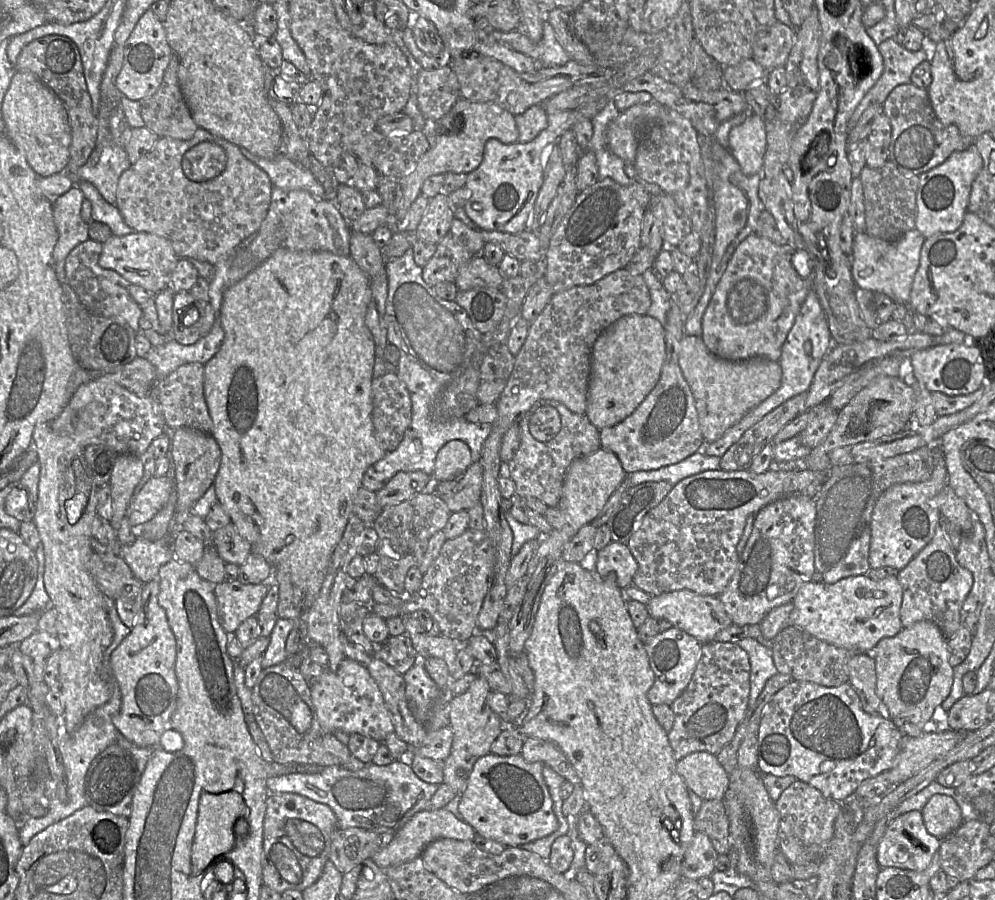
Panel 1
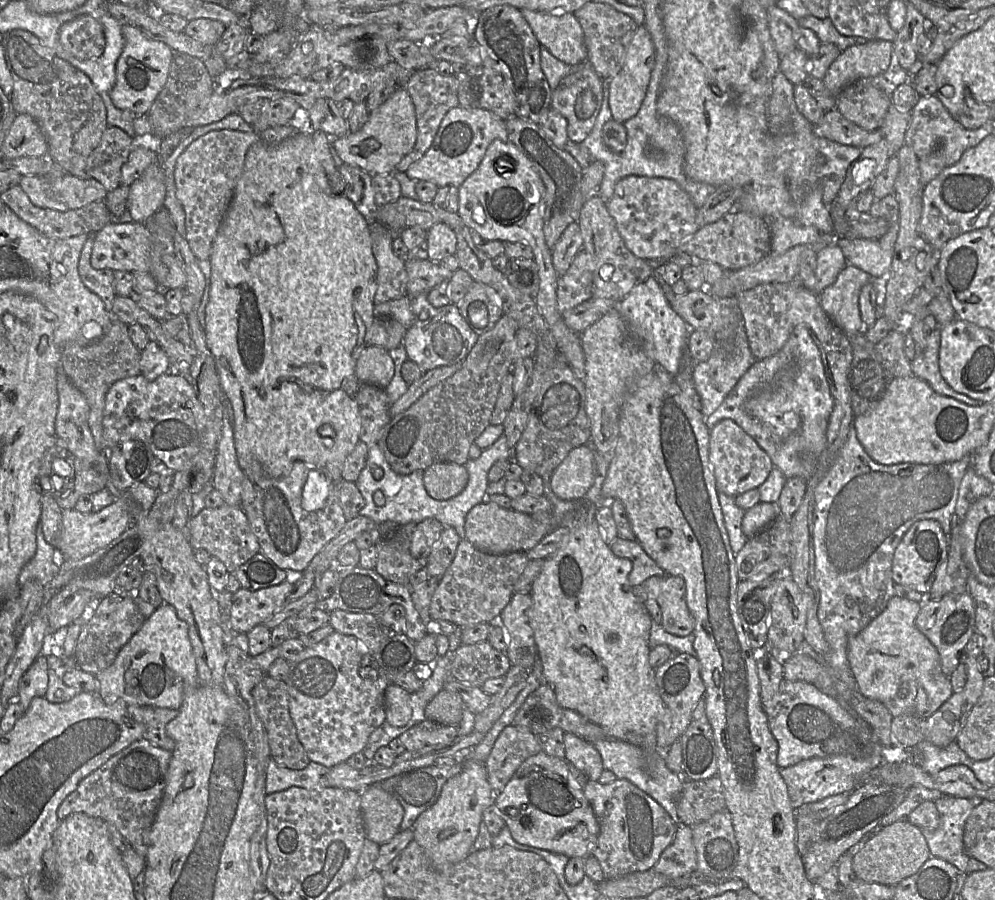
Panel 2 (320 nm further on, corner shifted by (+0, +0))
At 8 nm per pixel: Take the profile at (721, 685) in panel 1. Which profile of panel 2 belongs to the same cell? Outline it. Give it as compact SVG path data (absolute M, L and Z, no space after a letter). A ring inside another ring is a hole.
M703 697L696 705L691 721L680 737L682 745L682 776L689 780L704 780L717 775L717 745L706 715Z

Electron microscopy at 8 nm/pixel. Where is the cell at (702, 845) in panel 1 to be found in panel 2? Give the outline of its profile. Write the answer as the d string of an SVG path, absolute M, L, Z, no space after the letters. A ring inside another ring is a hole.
M678 825L671 843L662 852L653 869L669 877L680 877L697 871L697 857L691 827Z

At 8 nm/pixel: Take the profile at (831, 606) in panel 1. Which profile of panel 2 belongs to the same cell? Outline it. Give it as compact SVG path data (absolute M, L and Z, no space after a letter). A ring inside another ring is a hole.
M894 595L886 608L848 643L847 657L858 690L881 702L893 717L927 719L954 693L950 678L941 669L937 649L915 625L921 607L920 602Z

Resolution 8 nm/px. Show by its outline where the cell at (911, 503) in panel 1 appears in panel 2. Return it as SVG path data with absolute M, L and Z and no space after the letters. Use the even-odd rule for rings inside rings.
M931 519L915 522L895 549L892 561L892 578L895 583L928 593L940 568L948 561L948 542L940 524Z

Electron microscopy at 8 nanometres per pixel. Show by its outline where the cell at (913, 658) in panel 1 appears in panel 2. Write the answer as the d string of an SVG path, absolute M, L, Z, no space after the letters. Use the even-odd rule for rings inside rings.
M969 592L947 594L939 600L926 600L922 603L915 625L937 649L941 669L950 677L959 665L961 655L966 653L966 645L976 631L974 600Z

